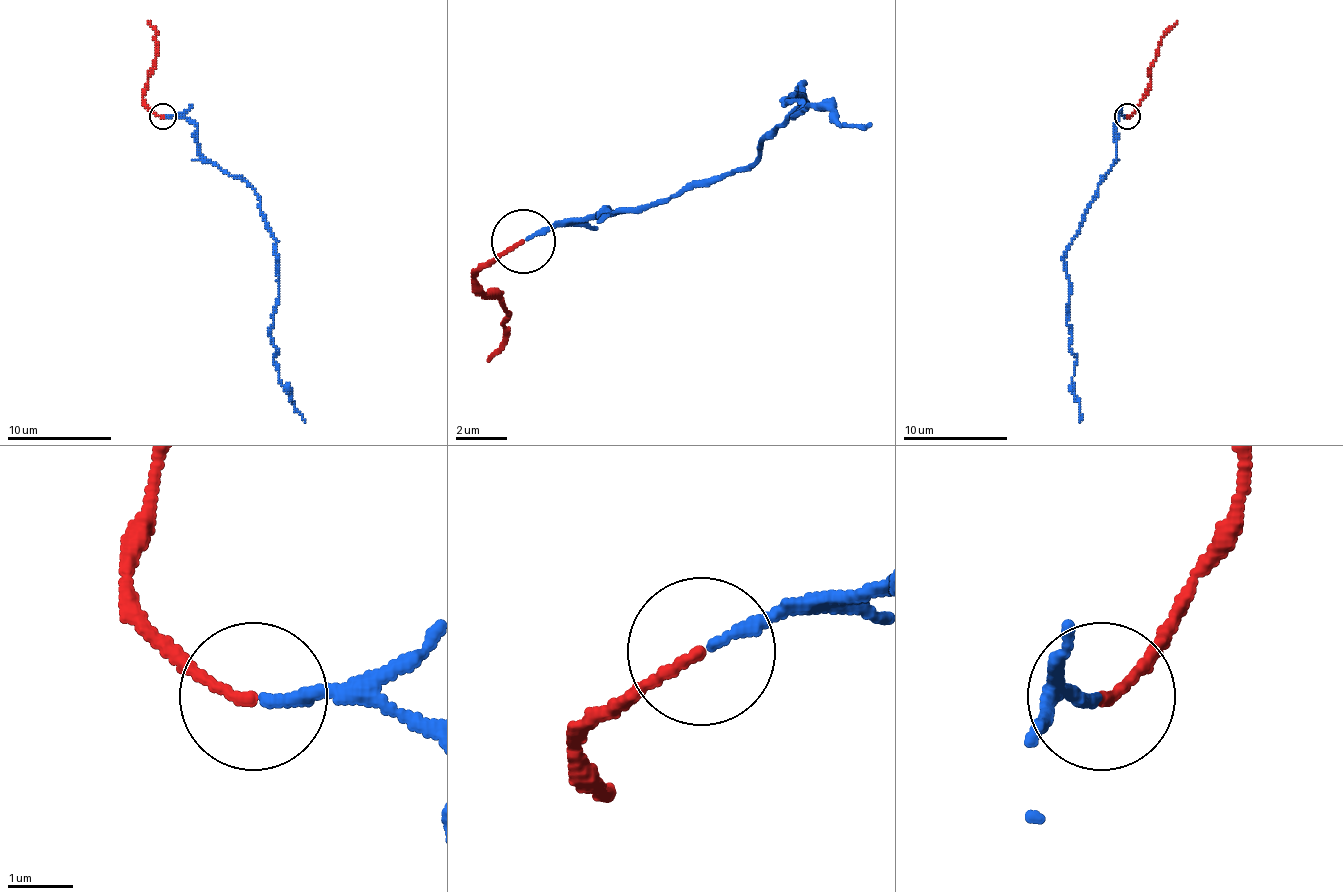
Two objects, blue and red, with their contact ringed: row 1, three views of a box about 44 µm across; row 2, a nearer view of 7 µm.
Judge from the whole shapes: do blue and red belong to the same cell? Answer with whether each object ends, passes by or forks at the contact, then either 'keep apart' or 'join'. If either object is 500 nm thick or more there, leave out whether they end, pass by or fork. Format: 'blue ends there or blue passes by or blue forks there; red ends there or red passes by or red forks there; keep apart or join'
blue ends there; red ends there; join

